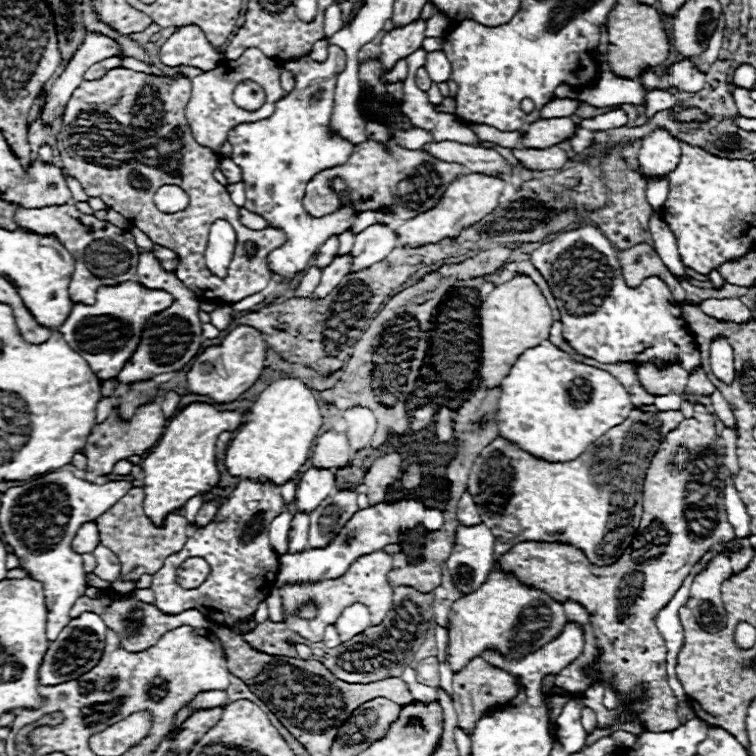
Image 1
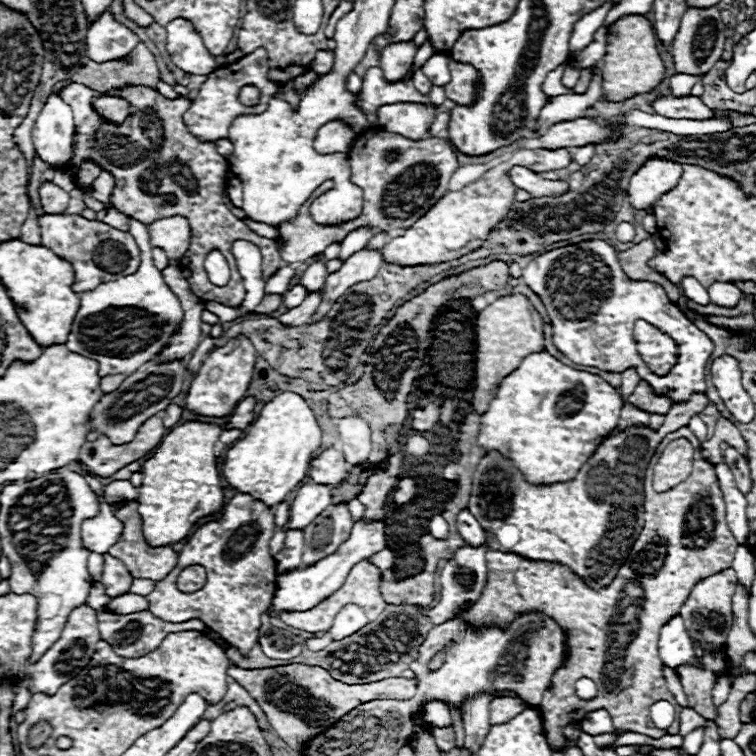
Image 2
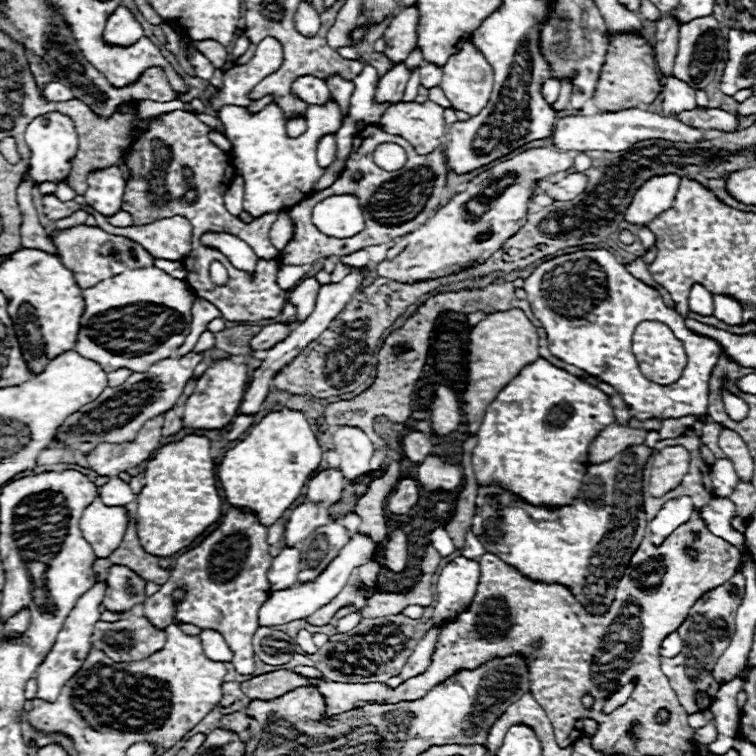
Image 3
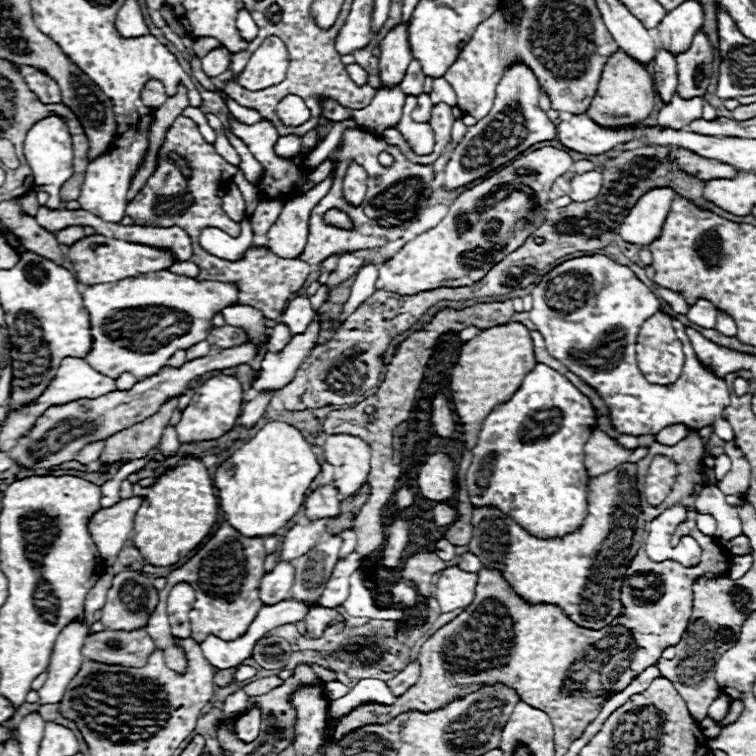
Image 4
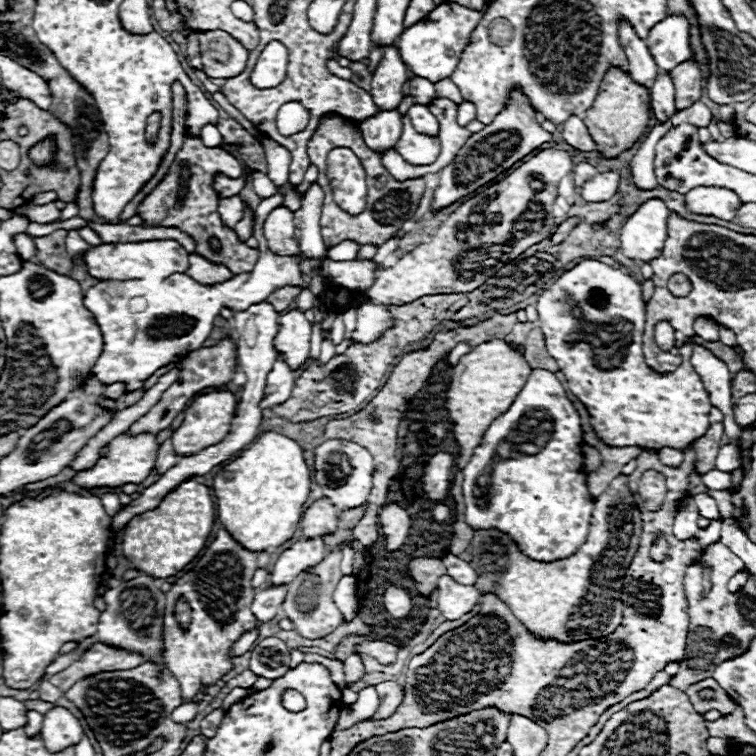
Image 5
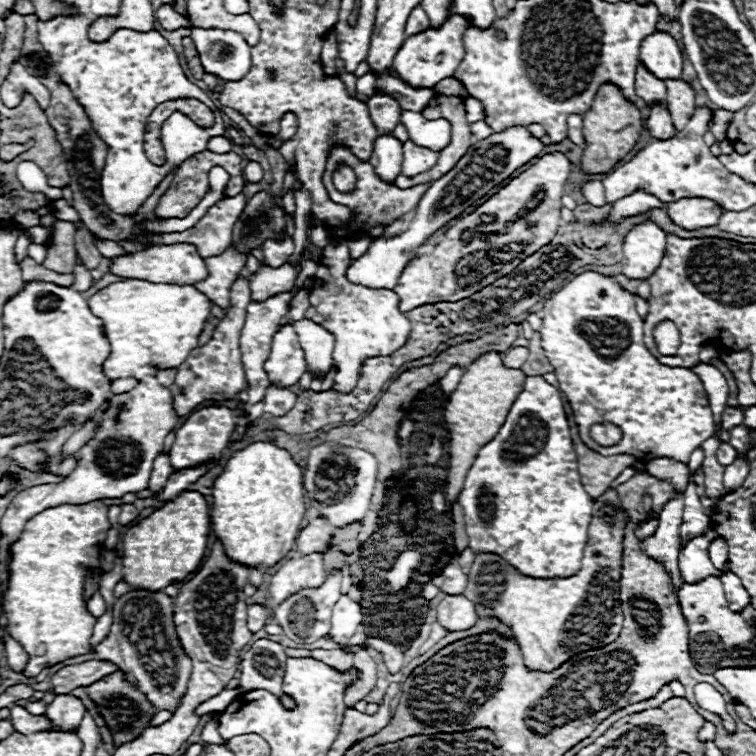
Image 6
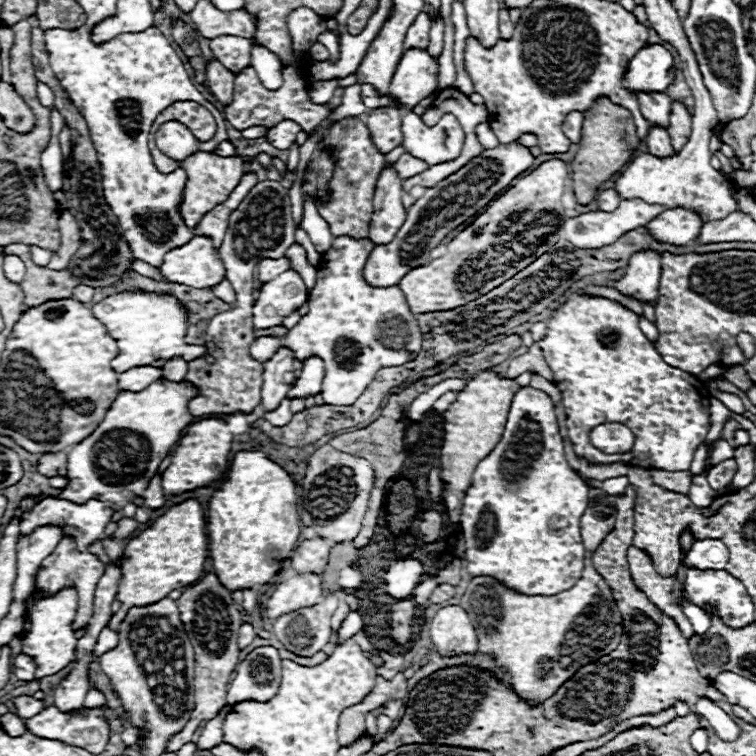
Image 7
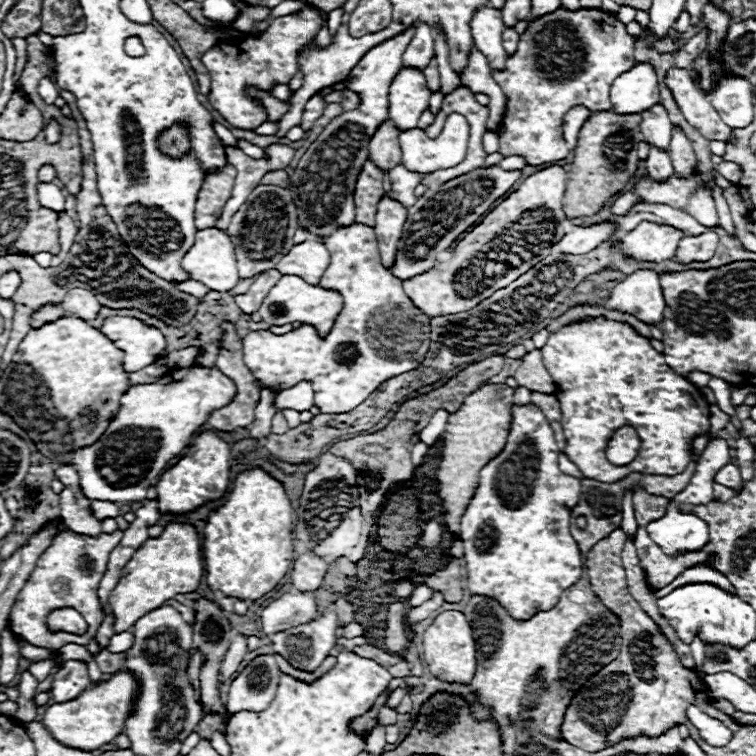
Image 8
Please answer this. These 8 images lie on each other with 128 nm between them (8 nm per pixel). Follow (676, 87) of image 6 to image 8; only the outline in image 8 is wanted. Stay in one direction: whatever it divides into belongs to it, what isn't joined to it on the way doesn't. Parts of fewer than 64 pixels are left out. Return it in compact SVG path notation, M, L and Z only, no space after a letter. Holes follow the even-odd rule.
M676 126L672 132L672 142L670 142L670 160L672 160L674 172L680 178L690 178L698 170L698 162L696 162L692 144L686 138L686 134L682 130L678 130Z

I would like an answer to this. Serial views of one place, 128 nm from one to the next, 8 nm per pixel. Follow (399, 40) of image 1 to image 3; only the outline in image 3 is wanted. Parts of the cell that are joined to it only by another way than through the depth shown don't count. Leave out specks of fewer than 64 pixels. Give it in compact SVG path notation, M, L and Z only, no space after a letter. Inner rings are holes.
M404 62L392 66L390 72L380 78L374 100L376 102L390 102L390 106L398 104L402 100L402 94L404 94L408 78L410 78L410 72L406 70Z

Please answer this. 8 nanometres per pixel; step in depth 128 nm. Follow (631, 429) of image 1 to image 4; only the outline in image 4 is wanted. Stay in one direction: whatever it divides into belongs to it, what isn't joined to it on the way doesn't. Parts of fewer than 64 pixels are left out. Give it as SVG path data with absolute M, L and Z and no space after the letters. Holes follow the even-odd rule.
M680 424L668 426L668 428L664 428L664 430L660 432L662 444L674 444L674 442L680 442L680 440L686 438L686 436L688 436L688 428L686 428L686 426L680 426ZM620 464L618 468L598 476L590 478L588 482L588 518L576 530L574 534L568 534L562 540L538 540L530 536L526 530L522 530L516 522L512 522L508 516L504 516L500 510L494 508L482 508L474 510L472 516L472 542L468 544L470 552L476 554L482 562L482 566L492 566L506 576L506 582L512 586L514 592L518 592L526 602L530 604L556 604L564 610L564 614L592 630L606 628L614 618L618 618L624 610L620 600L620 588L626 574L626 568L630 566L632 558L636 556L638 548L644 542L646 536L646 522L642 518L640 510L640 494L636 490L636 464Z

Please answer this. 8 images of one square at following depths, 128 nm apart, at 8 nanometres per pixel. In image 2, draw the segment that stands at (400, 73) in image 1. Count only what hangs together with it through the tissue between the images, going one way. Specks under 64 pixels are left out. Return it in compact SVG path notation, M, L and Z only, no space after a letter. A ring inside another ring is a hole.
M378 66L368 68L362 76L362 90L356 94L356 106L366 114L373 125L377 123L377 110L386 104L396 102L428 102L412 84L388 84Z

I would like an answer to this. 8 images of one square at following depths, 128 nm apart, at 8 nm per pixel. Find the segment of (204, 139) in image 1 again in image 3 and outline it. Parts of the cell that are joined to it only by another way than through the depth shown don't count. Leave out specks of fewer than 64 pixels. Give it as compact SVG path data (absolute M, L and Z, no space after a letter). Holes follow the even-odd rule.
M272 36L264 38L258 44L250 62L242 66L234 66L224 74L224 90L212 98L212 106L216 110L220 110L226 104L248 106L248 98L246 98L248 92L266 76L274 74L282 62L284 62L282 44Z

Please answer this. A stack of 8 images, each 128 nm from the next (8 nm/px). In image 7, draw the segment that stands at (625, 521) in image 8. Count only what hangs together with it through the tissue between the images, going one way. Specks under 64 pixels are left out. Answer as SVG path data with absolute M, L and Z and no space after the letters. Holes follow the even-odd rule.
M620 476L620 478L610 478L610 480L606 480L606 482L591 480L587 481L587 484L596 488L604 488L608 494L618 496L618 494L624 494L624 490L626 490L626 486L628 486L628 478L626 478L626 476Z

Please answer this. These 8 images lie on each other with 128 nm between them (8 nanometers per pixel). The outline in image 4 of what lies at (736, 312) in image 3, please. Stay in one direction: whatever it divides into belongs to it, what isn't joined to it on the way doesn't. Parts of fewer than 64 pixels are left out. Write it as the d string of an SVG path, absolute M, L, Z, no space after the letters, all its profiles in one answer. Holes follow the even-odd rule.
M718 310L716 330L718 330L718 332L722 332L724 336L736 336L736 324L734 324L734 320L732 320L726 312L720 312L720 310Z

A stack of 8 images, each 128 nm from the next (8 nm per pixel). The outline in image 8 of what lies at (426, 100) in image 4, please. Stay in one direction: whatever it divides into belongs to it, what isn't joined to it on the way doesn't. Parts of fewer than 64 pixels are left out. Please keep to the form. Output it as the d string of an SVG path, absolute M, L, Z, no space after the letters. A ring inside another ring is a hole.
M450 114L450 118L444 124L442 134L436 140L430 140L426 136L426 132L422 132L418 128L400 132L402 164L408 170L414 170L414 172L420 172L420 174L430 174L434 170L452 168L452 166L456 166L456 164L460 164L464 160L466 148L468 148L468 138L470 138L470 124L466 122L466 118L462 114Z

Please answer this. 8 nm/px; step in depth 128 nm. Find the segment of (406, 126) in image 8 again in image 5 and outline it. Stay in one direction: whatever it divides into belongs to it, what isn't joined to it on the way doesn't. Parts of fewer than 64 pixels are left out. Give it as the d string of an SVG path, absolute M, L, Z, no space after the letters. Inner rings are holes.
M452 2L440 4L438 8L434 8L430 12L430 16L426 20L420 20L418 24L414 24L402 32L400 40L396 42L402 62L406 62L406 68L412 74L426 78L430 82L448 78L456 70L456 66L460 62L460 54L464 52L464 48L470 40L470 32L476 28L476 24L484 16L484 12L486 10L474 12L474 10L468 10L468 8L452 4Z

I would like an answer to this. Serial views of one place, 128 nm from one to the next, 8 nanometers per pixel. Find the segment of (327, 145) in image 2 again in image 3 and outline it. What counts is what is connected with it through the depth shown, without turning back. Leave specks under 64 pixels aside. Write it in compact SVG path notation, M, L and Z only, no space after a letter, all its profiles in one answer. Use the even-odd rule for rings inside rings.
M328 134L328 136L324 136L320 140L316 156L318 156L318 164L322 168L328 168L334 162L334 158L336 158L336 140L334 140L334 134Z

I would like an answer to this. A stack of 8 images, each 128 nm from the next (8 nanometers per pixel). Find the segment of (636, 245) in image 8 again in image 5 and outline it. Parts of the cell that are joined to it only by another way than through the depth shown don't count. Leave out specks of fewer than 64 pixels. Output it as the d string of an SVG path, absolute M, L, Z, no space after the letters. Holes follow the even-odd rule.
M716 186L694 188L684 196L684 202L690 214L716 216L720 220L732 220L734 212L742 206L742 202L732 190L716 188Z

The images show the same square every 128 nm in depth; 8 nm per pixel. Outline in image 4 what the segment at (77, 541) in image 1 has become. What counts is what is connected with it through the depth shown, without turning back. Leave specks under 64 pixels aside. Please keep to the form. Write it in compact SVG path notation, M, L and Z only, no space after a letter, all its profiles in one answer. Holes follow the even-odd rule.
M132 496L128 500L120 500L112 508L102 508L90 520L92 538L102 554L106 566L112 566L126 544L128 532L132 530L134 514L142 506L142 496Z

